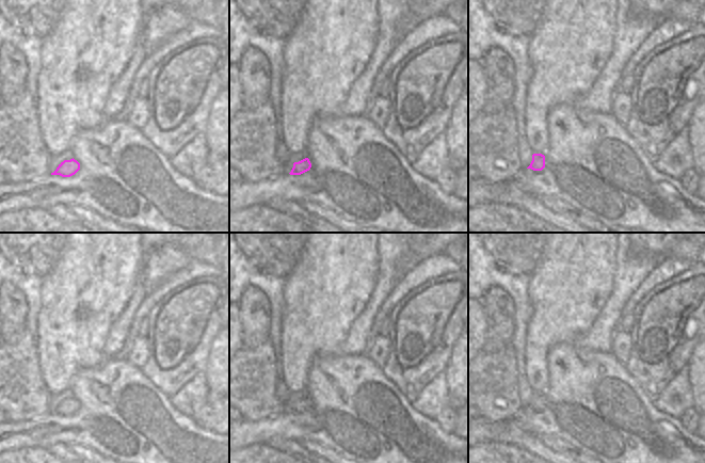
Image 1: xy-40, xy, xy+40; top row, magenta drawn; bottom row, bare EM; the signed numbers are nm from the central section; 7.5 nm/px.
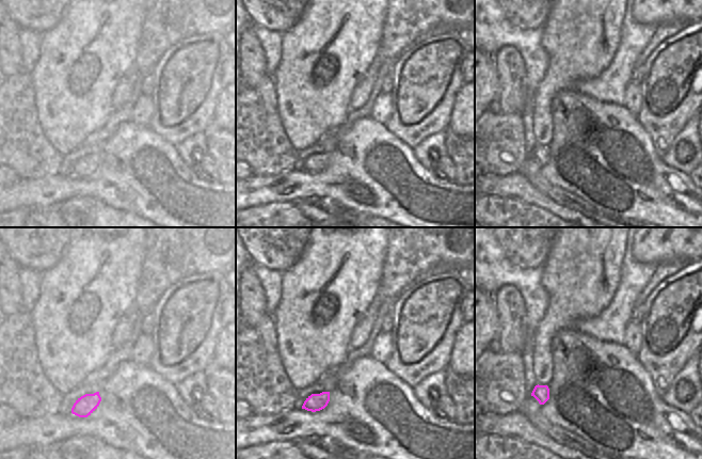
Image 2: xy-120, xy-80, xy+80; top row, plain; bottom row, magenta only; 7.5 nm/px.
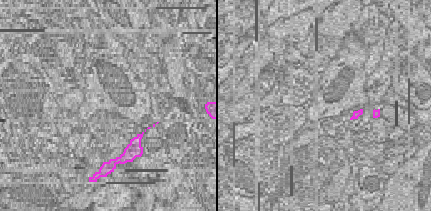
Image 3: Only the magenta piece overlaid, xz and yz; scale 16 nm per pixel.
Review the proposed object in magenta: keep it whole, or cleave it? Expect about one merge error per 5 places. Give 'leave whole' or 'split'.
leave whole

